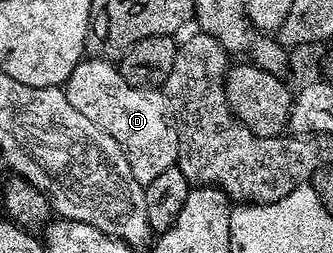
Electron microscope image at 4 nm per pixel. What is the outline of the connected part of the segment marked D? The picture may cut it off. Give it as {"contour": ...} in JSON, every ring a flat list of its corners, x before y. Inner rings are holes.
{"contour":[[84,58,73,69,67,78,65,90,69,97,69,105,81,113,81,117,89,117,93,125,102,131,108,131,117,141,123,154,123,160,129,165,129,173,133,173,143,188,154,181,165,169,176,166,179,161,179,142,177,129,171,121,171,112,167,110,167,98,162,90,141,89,129,85,121,77,118,66,110,59]]}

